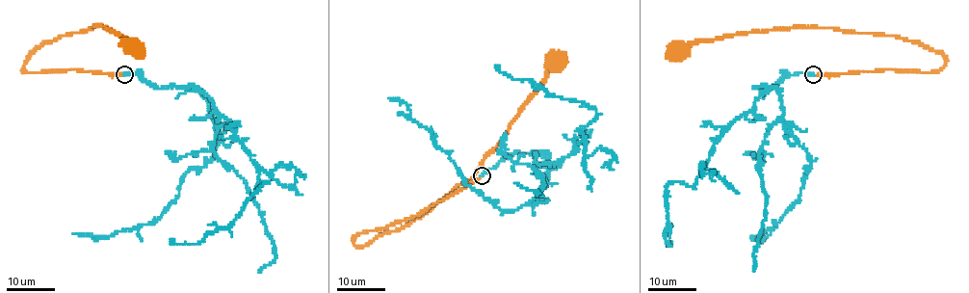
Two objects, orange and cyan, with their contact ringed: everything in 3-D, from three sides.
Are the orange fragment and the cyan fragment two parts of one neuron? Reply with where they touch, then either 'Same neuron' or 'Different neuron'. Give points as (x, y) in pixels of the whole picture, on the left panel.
Place: (124, 74). Same neuron

